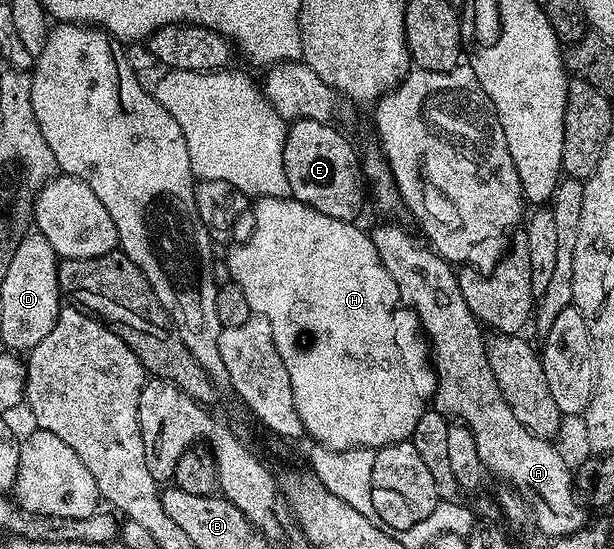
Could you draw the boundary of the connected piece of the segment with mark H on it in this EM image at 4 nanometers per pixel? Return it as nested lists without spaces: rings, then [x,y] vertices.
[[[260,197],[254,202],[253,212],[255,215],[253,235],[242,245],[234,246],[225,258],[232,282],[241,287],[252,314],[269,319],[273,327],[273,343],[277,343],[277,355],[281,355],[285,371],[289,371],[289,387],[293,387],[293,403],[297,415],[301,415],[304,434],[308,438],[311,436],[312,442],[321,444],[327,449],[377,450],[411,438],[417,427],[417,419],[421,419],[425,411],[425,404],[423,405],[423,397],[419,394],[419,385],[415,382],[414,375],[407,370],[407,365],[399,354],[399,341],[395,338],[394,313],[395,305],[400,304],[399,292],[393,279],[383,270],[381,259],[377,259],[377,247],[373,247],[370,232],[366,228],[358,229],[360,227],[358,224],[321,215],[321,211],[287,197]]]

